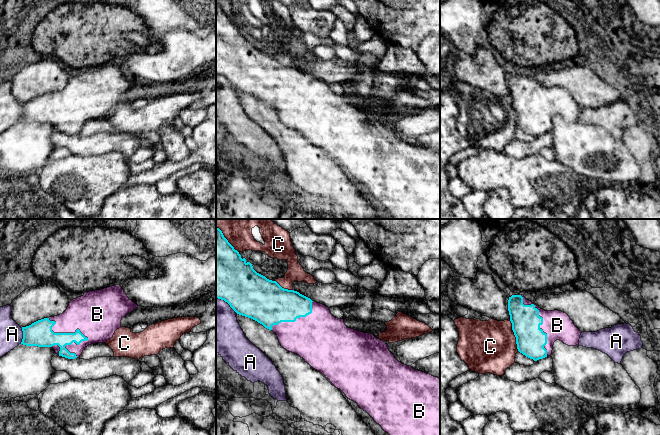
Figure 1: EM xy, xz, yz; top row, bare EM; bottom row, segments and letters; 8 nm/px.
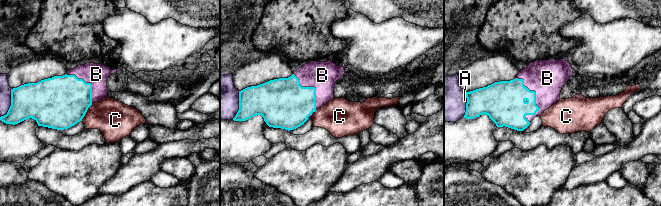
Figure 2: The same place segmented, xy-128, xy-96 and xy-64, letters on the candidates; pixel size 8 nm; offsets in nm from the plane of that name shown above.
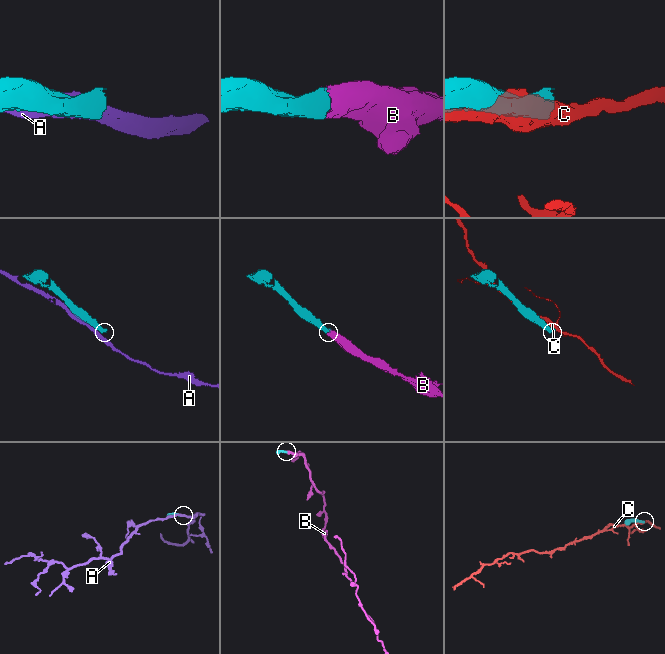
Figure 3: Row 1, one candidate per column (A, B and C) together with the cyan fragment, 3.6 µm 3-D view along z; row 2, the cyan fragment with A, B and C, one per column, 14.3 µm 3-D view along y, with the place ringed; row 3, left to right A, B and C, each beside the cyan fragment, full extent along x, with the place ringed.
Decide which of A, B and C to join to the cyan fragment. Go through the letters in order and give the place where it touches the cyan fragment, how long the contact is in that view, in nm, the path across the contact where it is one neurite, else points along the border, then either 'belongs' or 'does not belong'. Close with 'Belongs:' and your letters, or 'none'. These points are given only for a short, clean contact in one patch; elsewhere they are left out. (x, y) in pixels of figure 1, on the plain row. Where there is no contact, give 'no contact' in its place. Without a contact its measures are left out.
A: xy (23, 112) | 130 nm | does not belong
B: xy (80, 108) | 400 nm | belongs
C: yz (514, 110) | 260 nm | does not belong
Belongs: B

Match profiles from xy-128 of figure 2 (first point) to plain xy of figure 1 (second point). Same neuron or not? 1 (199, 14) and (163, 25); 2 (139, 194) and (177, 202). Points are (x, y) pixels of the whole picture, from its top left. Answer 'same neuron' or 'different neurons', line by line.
1: same neuron
2: same neuron

